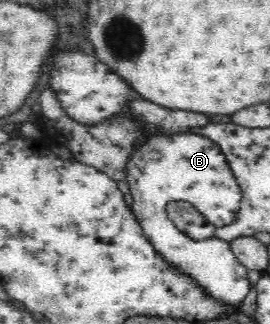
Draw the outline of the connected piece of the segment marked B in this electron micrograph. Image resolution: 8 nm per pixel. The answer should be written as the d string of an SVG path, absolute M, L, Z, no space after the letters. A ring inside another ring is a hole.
M145 133L135 141L133 148L135 151L131 153L125 175L133 198L131 209L141 224L145 237L151 242L155 251L164 257L170 267L178 269L180 273L190 275L197 282L197 286L201 287L203 292L207 292L207 296L211 296L213 300L217 300L221 304L235 305L235 308L239 308L251 291L251 283L247 278L248 269L236 258L230 242L217 238L195 241L177 229L177 226L169 219L166 210L167 204L171 201L183 200L193 204L206 217L208 223L216 226L233 223L240 208L242 191L225 155L211 139L207 139L203 135L183 135L183 133L181 135L177 133ZM153 149L163 153L163 157L159 161L147 161L143 157L145 153L149 153Z

